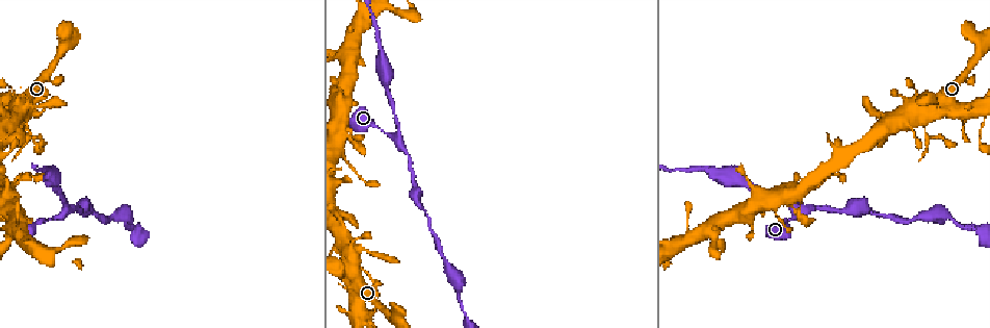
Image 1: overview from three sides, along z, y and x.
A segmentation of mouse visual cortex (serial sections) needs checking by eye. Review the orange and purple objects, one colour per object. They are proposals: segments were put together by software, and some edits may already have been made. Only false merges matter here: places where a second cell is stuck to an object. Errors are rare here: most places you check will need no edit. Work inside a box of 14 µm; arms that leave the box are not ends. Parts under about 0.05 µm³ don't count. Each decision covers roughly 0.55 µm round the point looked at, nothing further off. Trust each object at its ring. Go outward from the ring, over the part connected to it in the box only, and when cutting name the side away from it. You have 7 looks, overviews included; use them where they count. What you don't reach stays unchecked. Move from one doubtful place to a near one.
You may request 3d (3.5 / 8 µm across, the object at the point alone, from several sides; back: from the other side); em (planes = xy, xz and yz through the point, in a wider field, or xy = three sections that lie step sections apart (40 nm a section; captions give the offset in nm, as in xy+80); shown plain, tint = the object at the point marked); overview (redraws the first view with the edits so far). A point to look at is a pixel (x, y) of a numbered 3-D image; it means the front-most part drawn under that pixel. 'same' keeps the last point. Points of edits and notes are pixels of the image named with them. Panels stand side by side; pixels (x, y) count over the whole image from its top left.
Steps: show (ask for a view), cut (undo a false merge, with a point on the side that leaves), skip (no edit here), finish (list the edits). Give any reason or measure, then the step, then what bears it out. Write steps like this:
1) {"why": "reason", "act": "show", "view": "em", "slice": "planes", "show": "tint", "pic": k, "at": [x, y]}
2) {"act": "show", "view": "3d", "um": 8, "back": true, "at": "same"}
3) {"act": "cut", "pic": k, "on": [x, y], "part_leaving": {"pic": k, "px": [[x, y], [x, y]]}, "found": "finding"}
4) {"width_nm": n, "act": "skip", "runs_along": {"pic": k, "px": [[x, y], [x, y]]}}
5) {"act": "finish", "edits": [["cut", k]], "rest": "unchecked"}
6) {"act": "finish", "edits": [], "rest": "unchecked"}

{"why": "thick turns thin", "act": "show", "view": "3d", "um": 3.5, "pic": 1, "at": [923, 127]}

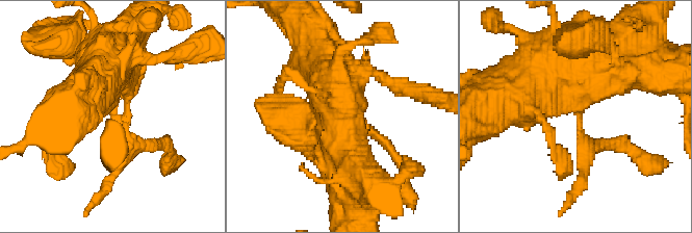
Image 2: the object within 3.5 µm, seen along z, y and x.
{"why": "shape alone is not enough", "act": "show", "view": "em", "slice": "xy", "step": 1, "show": "tint", "pic": 2, "at": [578, 121]}

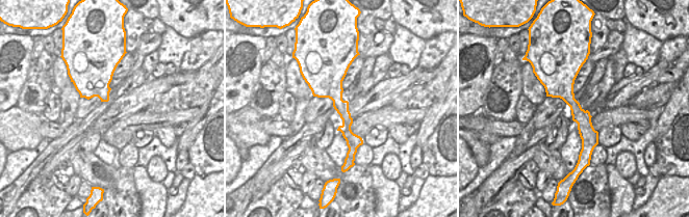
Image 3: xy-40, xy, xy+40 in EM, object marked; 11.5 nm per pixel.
{"act": "cut", "pic": 2, "on": [580, 165], "part_leaving": {"pic": 2, "px": [[581, 132], [647, 160]]}, "found": "two cells meet here"}

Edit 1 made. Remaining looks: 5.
{"act": "show", "view": "overview"}

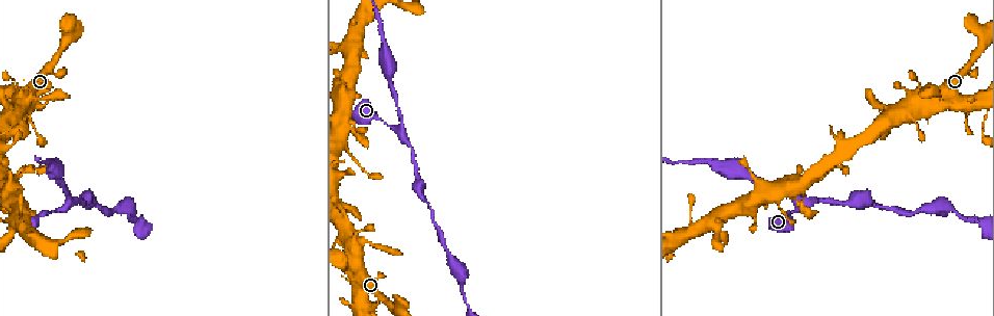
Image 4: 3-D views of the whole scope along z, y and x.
{"why": "thin arm on a thick one", "act": "show", "view": "3d", "um": 3.5, "pic": 4, "at": [367, 305]}

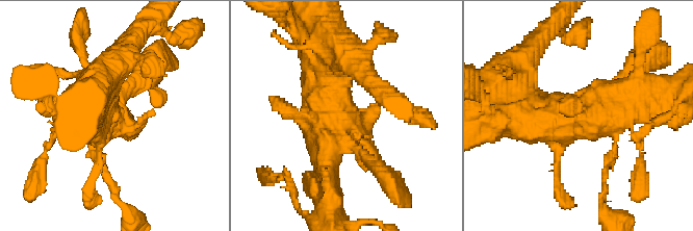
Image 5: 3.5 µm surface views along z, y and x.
{"act": "show", "view": "em", "slice": "xy", "step": 3, "show": "tint", "pic": 5, "at": [114, 119]}

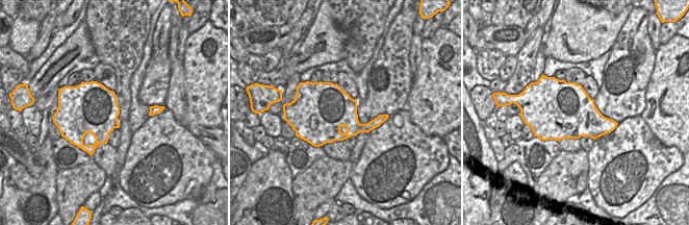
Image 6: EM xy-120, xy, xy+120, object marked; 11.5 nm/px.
{"act": "skip", "runs_along": {"pic": 5, "px": [[325, 70], [325, 121], [388, 99]]}, "found": "one cell here"}

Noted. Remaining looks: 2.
{"why": "three-way junction", "act": "show", "view": "3d", "um": 3.5, "pic": 4, "at": [341, 146]}

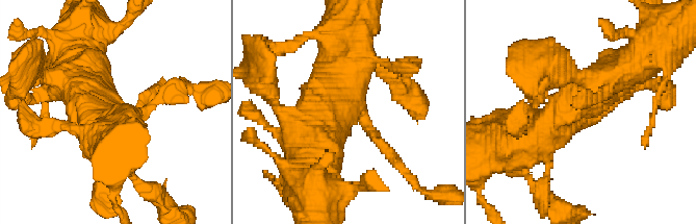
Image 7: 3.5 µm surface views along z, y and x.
{"arms": 3, "arm_widths_nm": [150, 600, 700], "why": "shape alone is not enough", "act": "show", "view": "em", "slice": "xy", "step": 2, "show": "tint", "pic": 7, "at": [350, 109]}

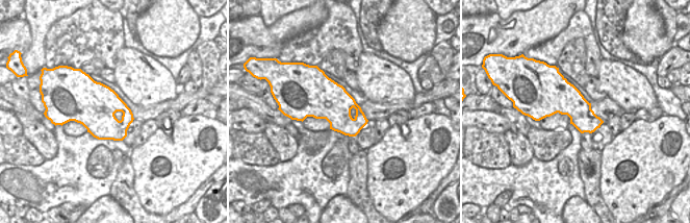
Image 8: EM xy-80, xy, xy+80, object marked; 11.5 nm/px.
{"act": "skip", "runs_along": {"pic": 7, "px": [[313, 118], [332, 89], [387, 153]]}, "found": "continuous, no second cell"}

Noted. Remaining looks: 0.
{"act": "finish", "edits": [["cut", 2]], "rest": "unchecked"}

